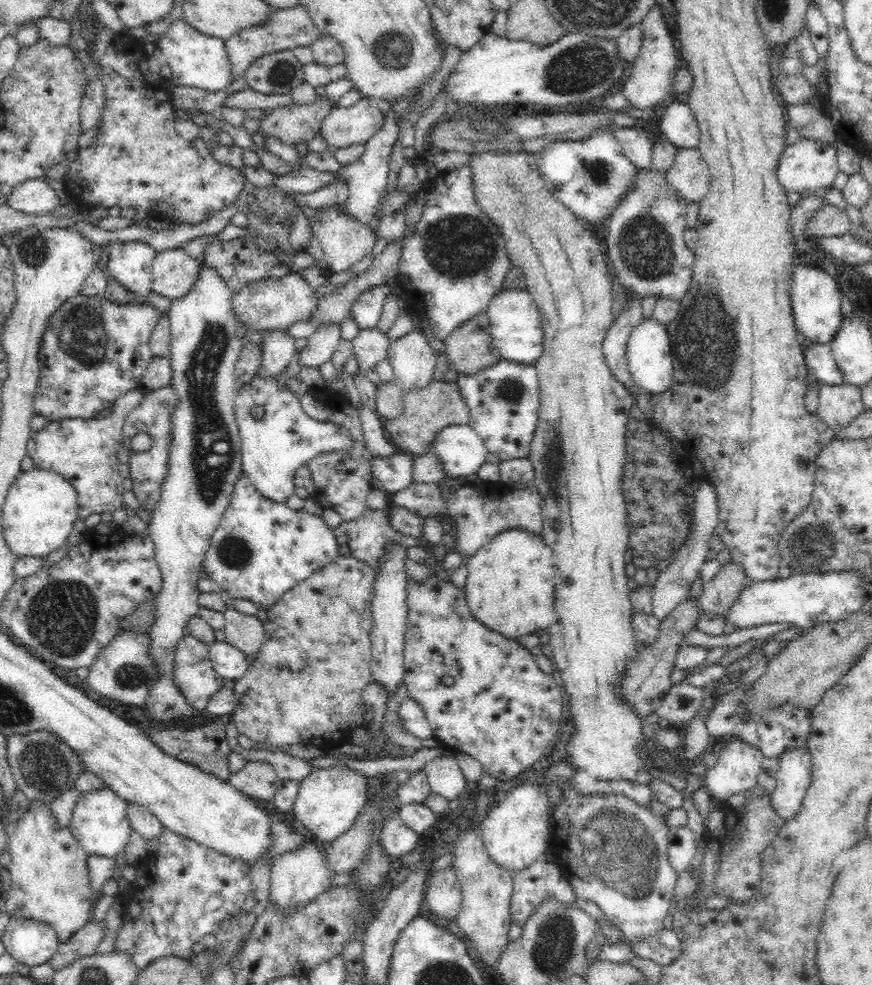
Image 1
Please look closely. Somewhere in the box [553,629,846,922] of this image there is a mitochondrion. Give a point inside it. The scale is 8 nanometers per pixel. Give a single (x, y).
(620, 850)

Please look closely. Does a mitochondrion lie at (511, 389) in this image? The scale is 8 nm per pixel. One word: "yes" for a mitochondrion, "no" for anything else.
yes

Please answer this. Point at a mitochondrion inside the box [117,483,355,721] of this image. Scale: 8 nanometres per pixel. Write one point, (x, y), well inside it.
(234, 552)

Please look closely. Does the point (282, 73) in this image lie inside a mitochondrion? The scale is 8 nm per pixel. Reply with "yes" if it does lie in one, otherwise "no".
yes

